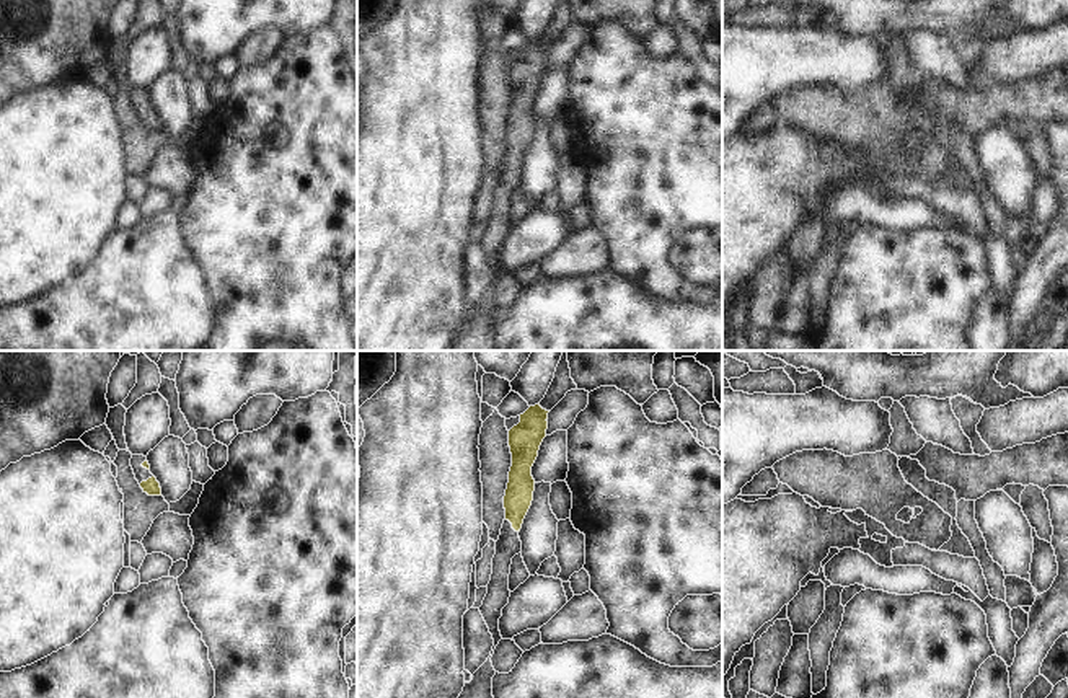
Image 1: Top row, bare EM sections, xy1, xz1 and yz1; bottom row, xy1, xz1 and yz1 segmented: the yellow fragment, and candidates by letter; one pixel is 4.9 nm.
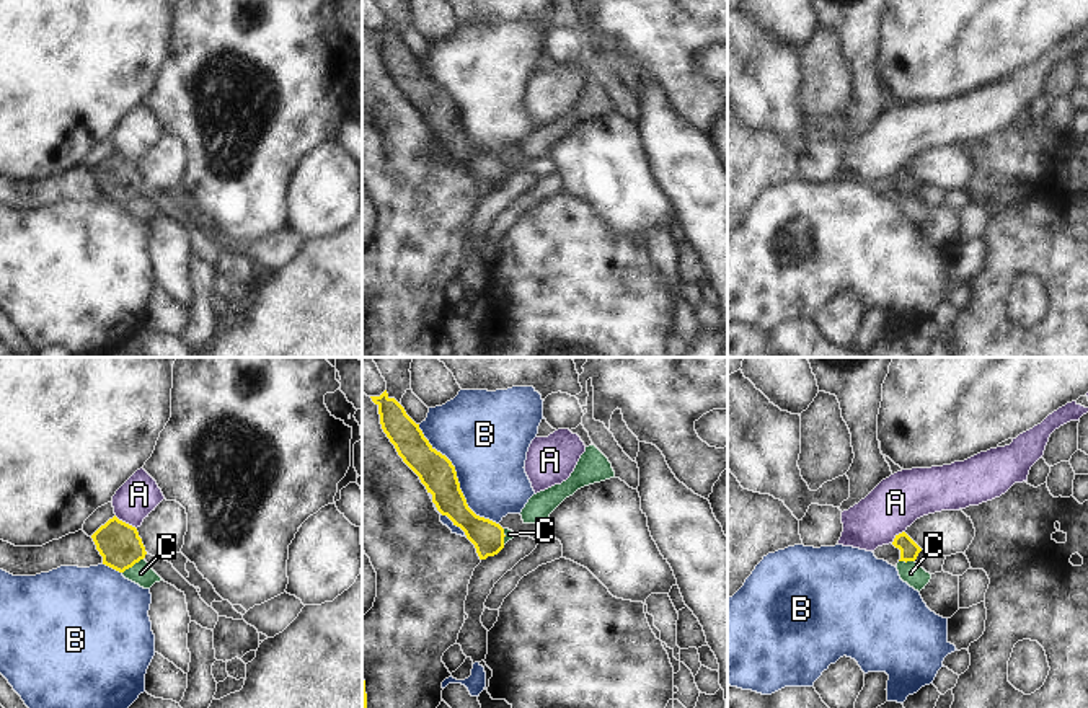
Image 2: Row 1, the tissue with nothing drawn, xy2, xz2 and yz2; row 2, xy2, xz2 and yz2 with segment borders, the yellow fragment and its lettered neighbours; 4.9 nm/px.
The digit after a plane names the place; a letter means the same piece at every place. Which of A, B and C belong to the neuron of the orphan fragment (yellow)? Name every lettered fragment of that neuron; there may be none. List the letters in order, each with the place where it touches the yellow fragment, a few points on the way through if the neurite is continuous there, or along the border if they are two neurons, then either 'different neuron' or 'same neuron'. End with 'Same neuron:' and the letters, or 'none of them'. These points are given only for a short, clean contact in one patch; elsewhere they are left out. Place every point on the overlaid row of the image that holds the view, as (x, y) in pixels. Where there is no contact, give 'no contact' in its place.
A: xy2 (124, 522) | different neuron
B: xz2 (457, 480) | different neuron
C: xy2 (132, 565) | along xy2 (142, 558), (123, 573) | different neuron
Same neuron: none of them

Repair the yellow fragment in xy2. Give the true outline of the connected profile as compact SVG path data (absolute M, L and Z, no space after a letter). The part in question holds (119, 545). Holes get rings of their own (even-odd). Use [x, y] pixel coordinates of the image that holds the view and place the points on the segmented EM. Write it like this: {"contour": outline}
{"contour": "M116 516L91 535L103 564L124 573L145 558L147 551L135 527Z"}

